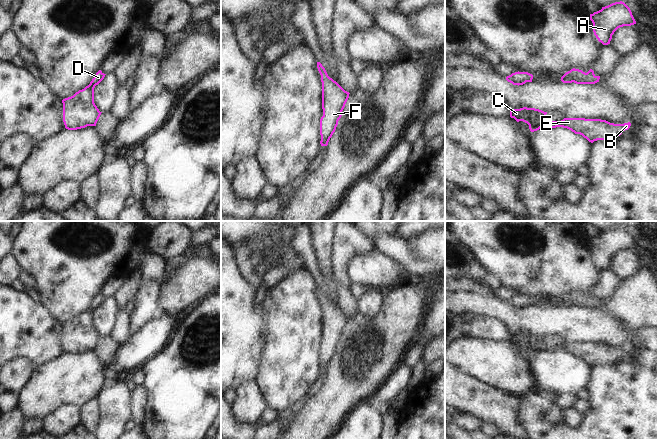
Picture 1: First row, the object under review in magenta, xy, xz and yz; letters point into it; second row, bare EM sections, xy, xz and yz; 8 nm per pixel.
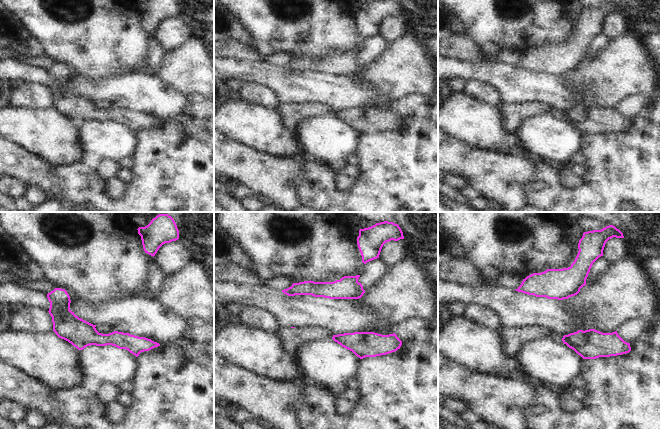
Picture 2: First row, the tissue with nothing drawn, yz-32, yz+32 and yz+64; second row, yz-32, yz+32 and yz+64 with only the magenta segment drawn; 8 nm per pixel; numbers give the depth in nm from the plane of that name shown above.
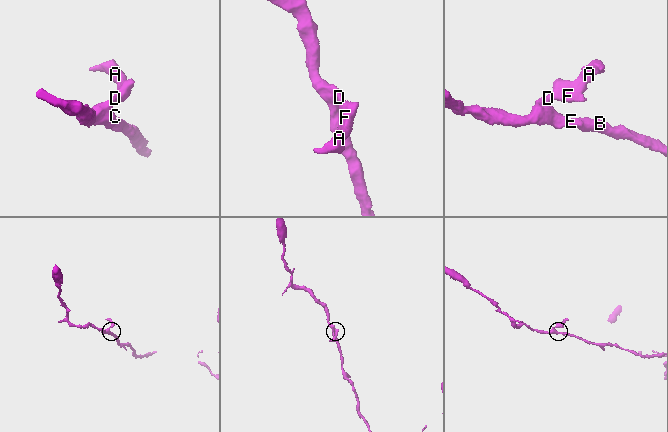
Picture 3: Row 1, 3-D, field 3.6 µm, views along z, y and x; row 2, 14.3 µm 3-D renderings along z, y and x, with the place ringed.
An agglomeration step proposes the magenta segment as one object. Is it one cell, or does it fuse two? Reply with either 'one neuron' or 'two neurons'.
one neuron

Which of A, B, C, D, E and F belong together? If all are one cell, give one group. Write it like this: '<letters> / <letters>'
A B C D E F

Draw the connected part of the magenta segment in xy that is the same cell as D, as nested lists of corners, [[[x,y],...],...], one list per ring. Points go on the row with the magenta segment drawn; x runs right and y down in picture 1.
[[[99,70],[88,86],[62,100],[63,122],[66,129],[77,130],[87,126],[96,126],[102,112],[94,103],[94,88],[105,75]]]

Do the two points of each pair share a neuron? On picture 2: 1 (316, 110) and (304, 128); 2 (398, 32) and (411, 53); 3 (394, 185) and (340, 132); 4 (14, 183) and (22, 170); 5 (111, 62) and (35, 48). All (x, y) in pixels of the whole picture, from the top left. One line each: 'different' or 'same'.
1: different
2: different
3: different
4: different
5: different

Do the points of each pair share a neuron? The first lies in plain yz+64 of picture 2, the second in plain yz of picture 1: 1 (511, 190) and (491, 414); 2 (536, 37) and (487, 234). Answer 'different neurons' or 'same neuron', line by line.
1: same neuron
2: same neuron

